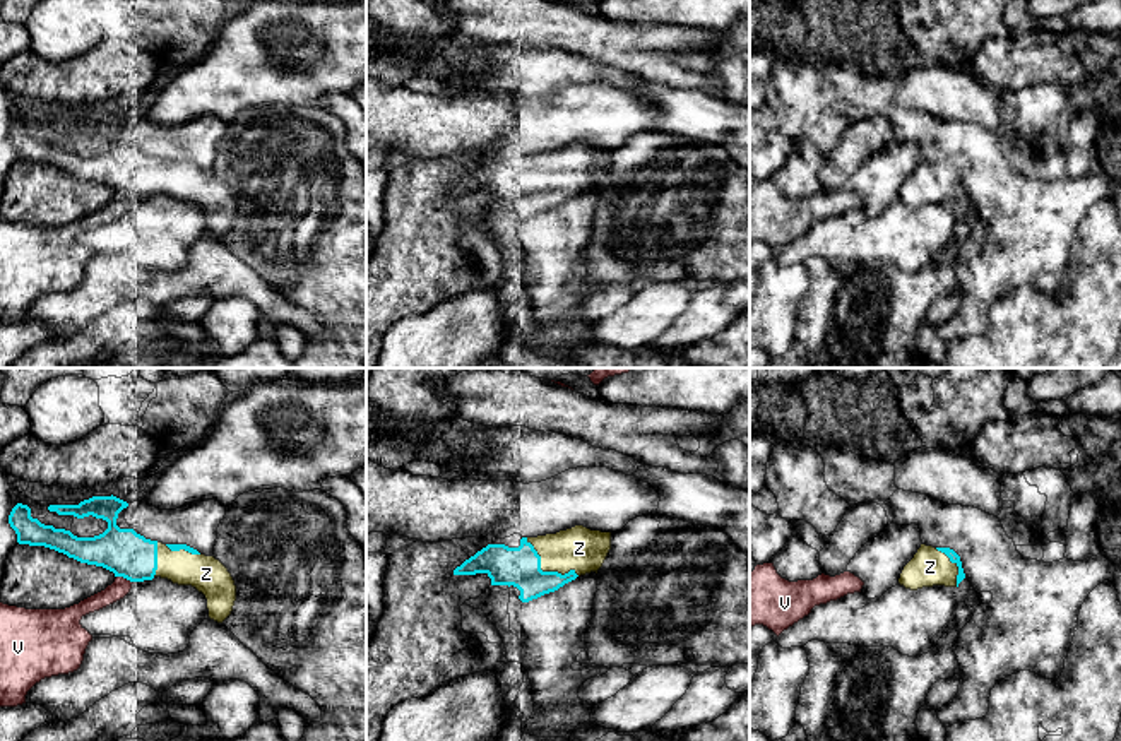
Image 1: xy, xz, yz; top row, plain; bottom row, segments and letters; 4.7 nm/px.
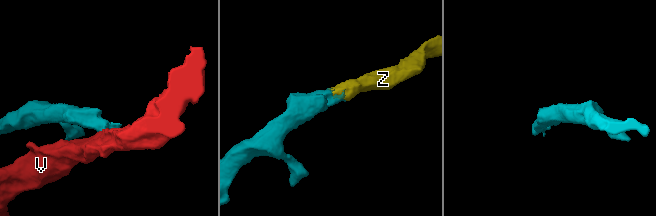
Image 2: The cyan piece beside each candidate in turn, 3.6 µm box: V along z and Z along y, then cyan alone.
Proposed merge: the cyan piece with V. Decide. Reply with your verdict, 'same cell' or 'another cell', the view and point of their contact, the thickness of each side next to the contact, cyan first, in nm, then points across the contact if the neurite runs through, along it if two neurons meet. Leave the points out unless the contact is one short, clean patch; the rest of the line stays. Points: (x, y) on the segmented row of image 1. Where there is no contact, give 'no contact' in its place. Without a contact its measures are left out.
another cell; contact xy (125, 577); calibres 220 and 90 nm

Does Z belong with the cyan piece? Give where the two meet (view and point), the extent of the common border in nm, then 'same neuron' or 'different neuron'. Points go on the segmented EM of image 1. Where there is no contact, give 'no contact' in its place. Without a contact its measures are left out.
xz (545, 572) | 320 nm | same neuron

